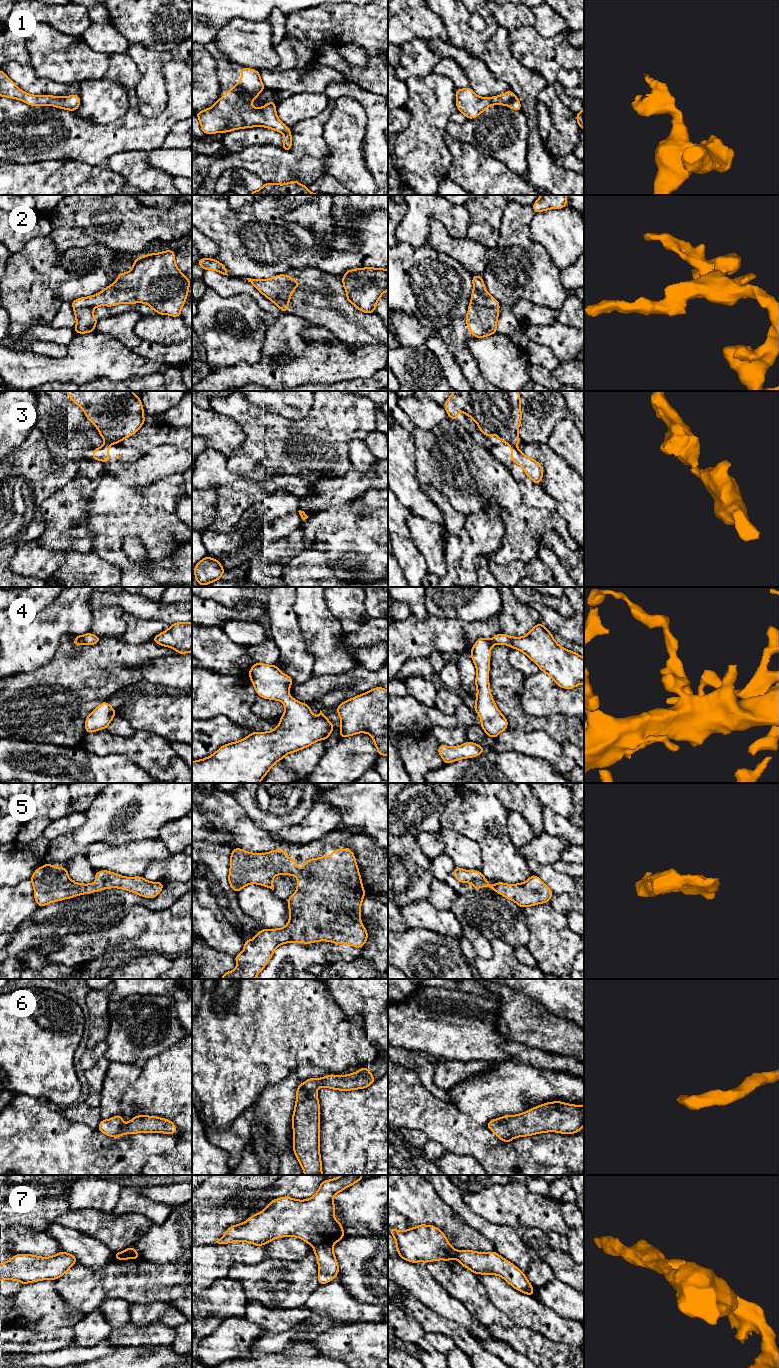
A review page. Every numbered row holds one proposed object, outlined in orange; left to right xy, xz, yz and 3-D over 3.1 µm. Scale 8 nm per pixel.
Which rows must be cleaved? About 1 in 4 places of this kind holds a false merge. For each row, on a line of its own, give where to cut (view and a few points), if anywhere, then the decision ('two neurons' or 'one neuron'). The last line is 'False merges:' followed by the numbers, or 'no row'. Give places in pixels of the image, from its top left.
1: no cut; one neuron
2: cut in yz along (471, 299), (478, 304), (498, 308); two neurons
3: cut in yz along (509, 443), (516, 445); two neurons
4: no cut; one neuron
5: no cut; one neuron
6: no cut; one neuron
7: cut in xz along (313, 1244), (329, 1243), (332, 1246); two neurons
False merges: 2, 3, 7

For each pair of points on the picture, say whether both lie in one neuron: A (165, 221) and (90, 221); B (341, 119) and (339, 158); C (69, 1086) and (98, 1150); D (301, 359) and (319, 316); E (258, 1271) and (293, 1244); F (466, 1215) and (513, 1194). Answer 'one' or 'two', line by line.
A: one
B: one
C: two
D: two
E: two
F: two

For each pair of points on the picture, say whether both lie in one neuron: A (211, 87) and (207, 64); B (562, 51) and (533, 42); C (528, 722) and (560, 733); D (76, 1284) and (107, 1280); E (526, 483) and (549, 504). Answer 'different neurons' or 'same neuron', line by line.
A: same neuron
B: same neuron
C: same neuron
D: same neuron
E: same neuron

